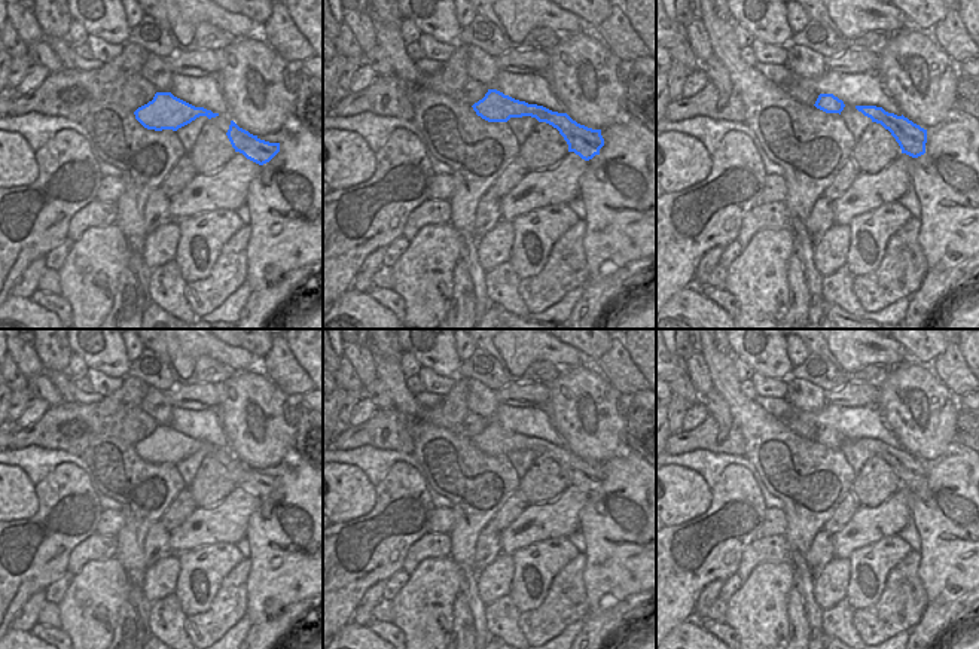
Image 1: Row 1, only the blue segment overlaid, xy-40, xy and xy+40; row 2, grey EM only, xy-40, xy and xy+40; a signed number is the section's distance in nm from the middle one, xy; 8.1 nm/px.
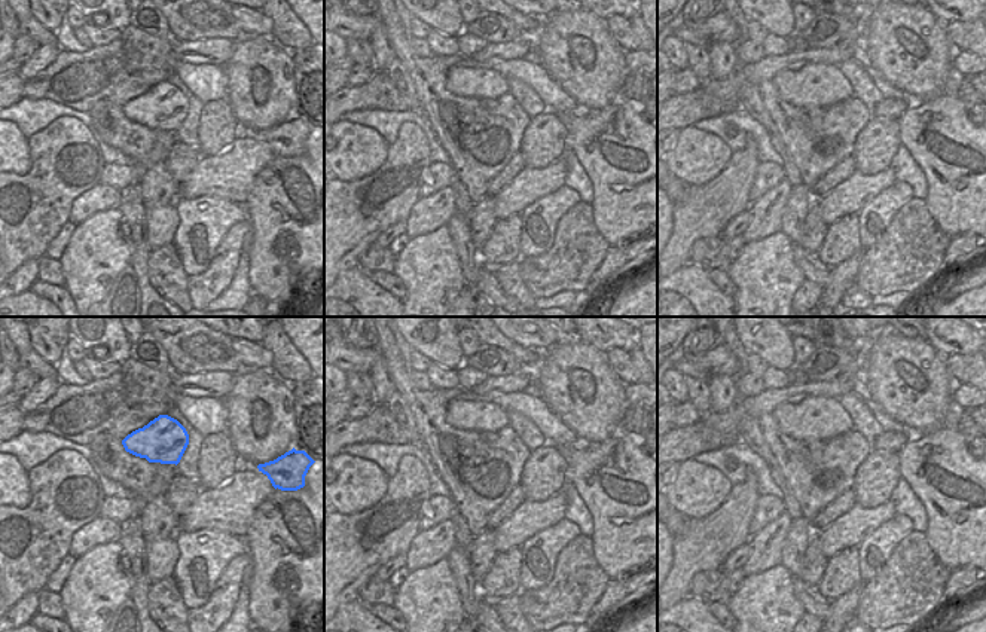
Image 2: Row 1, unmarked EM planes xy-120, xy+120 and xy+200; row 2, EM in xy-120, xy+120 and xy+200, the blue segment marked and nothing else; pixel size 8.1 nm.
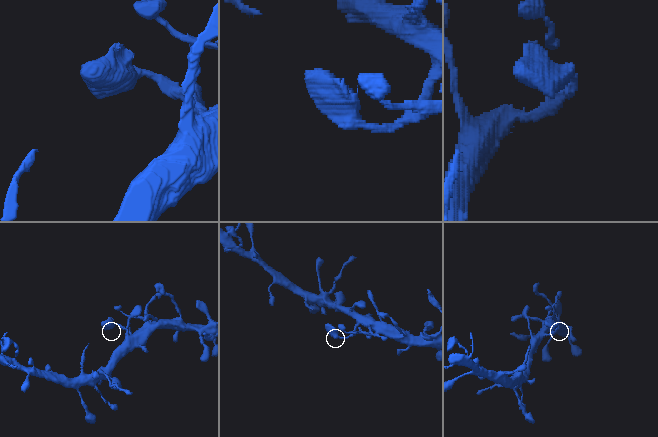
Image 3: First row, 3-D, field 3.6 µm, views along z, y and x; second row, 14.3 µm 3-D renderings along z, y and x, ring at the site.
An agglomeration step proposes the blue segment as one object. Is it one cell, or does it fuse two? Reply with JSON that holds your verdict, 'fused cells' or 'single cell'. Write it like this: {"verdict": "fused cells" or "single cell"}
{"verdict": "single cell"}

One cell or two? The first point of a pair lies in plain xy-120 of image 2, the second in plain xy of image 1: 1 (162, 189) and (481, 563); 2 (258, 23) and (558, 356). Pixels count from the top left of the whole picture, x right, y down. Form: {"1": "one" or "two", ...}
{"1": "one", "2": "one"}

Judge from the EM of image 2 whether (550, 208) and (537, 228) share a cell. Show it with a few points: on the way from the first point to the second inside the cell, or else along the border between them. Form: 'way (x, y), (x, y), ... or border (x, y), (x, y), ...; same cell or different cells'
way (546, 213), (539, 223); same cell

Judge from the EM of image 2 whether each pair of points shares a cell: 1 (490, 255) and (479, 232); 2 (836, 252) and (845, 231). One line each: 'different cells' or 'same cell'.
1: different cells
2: same cell

